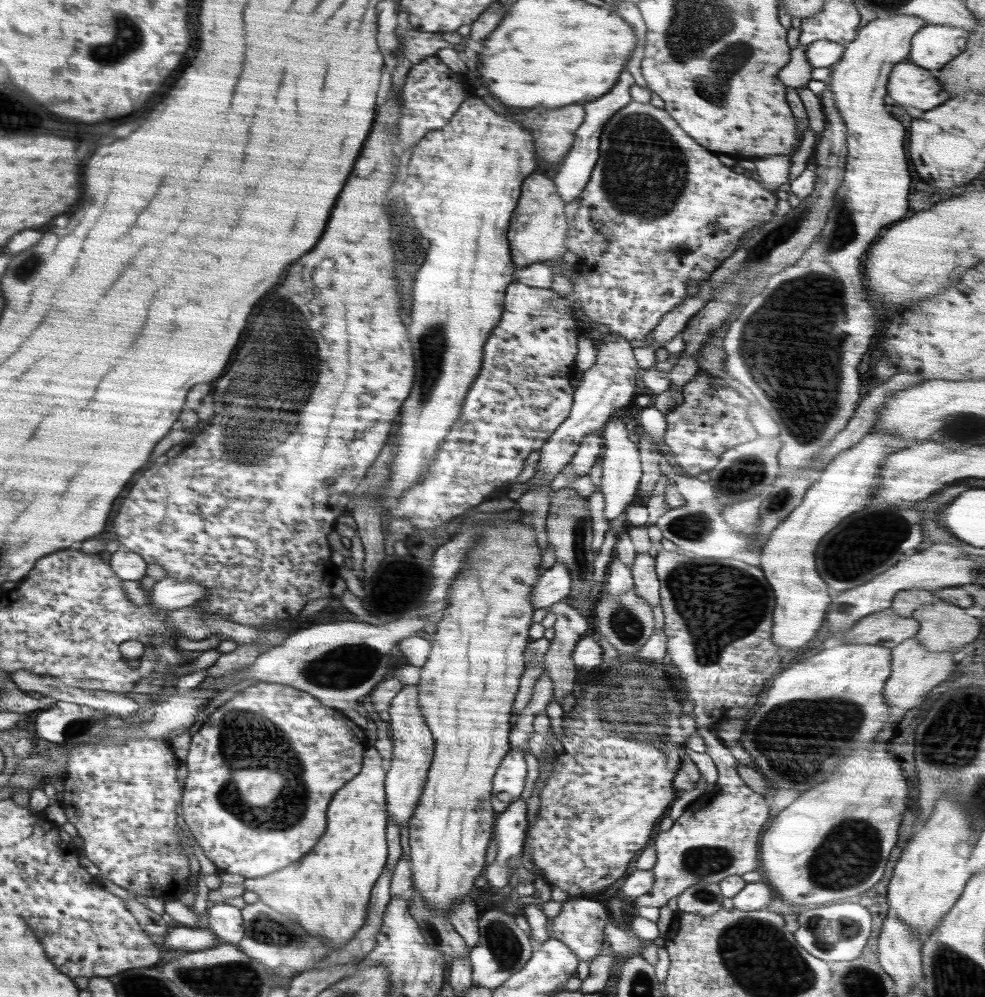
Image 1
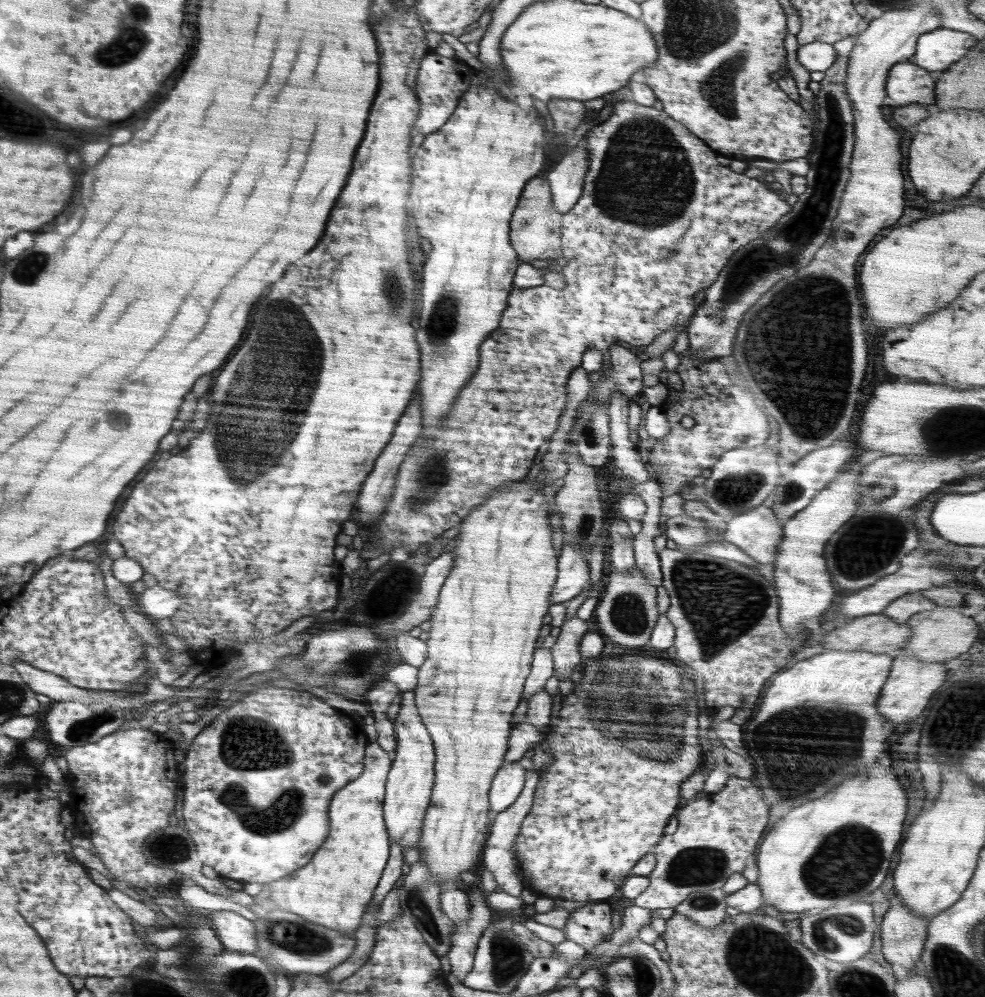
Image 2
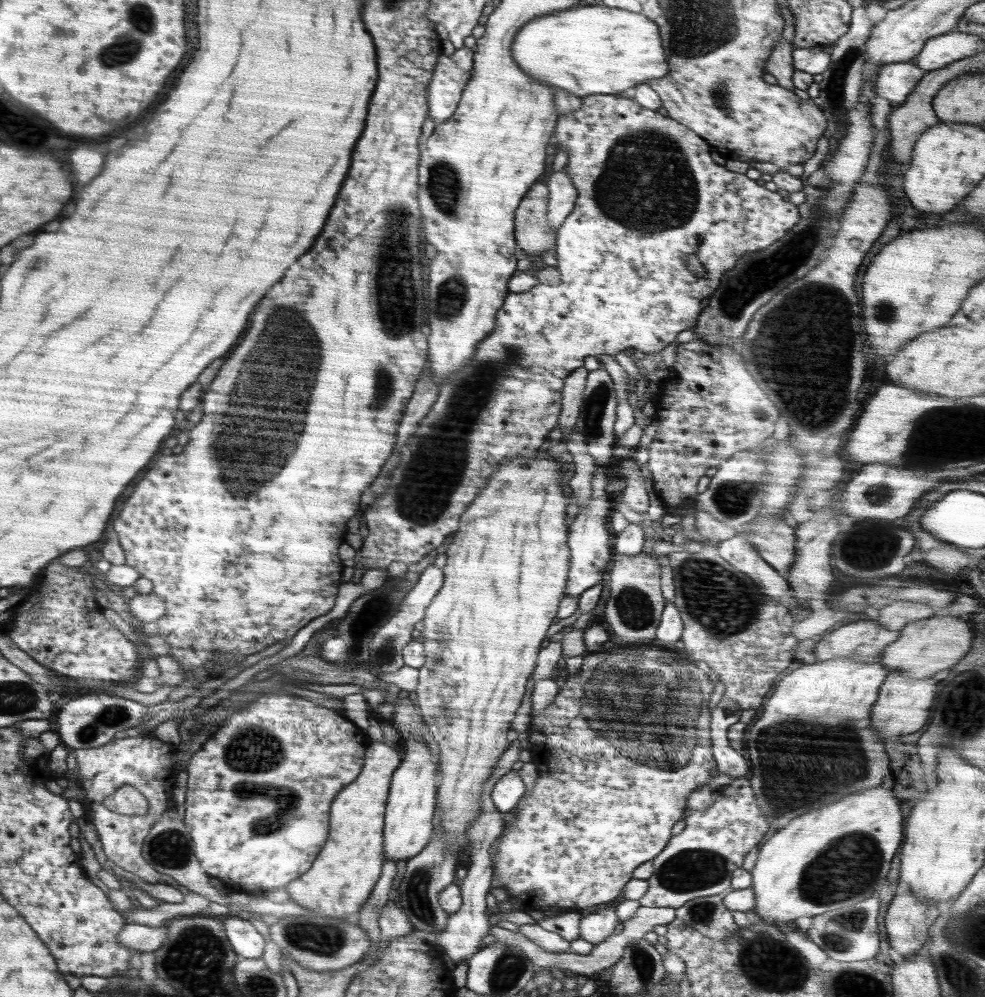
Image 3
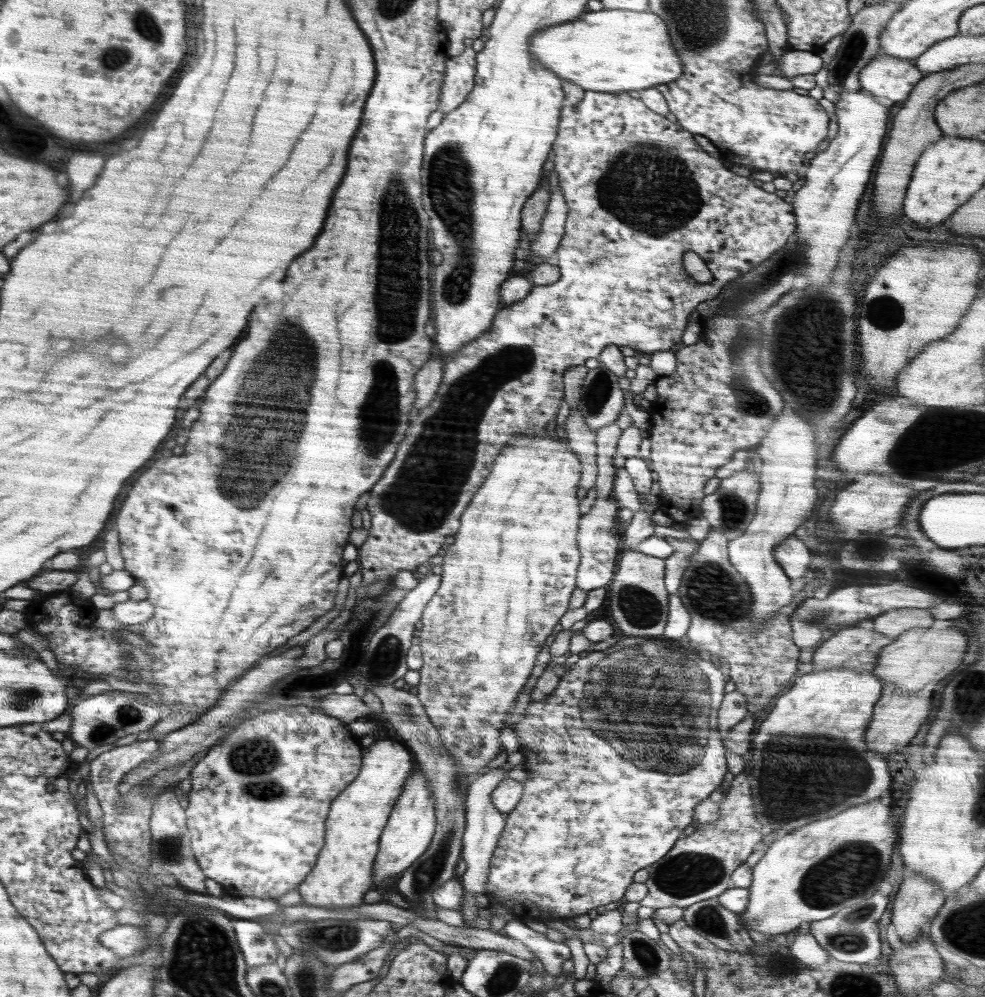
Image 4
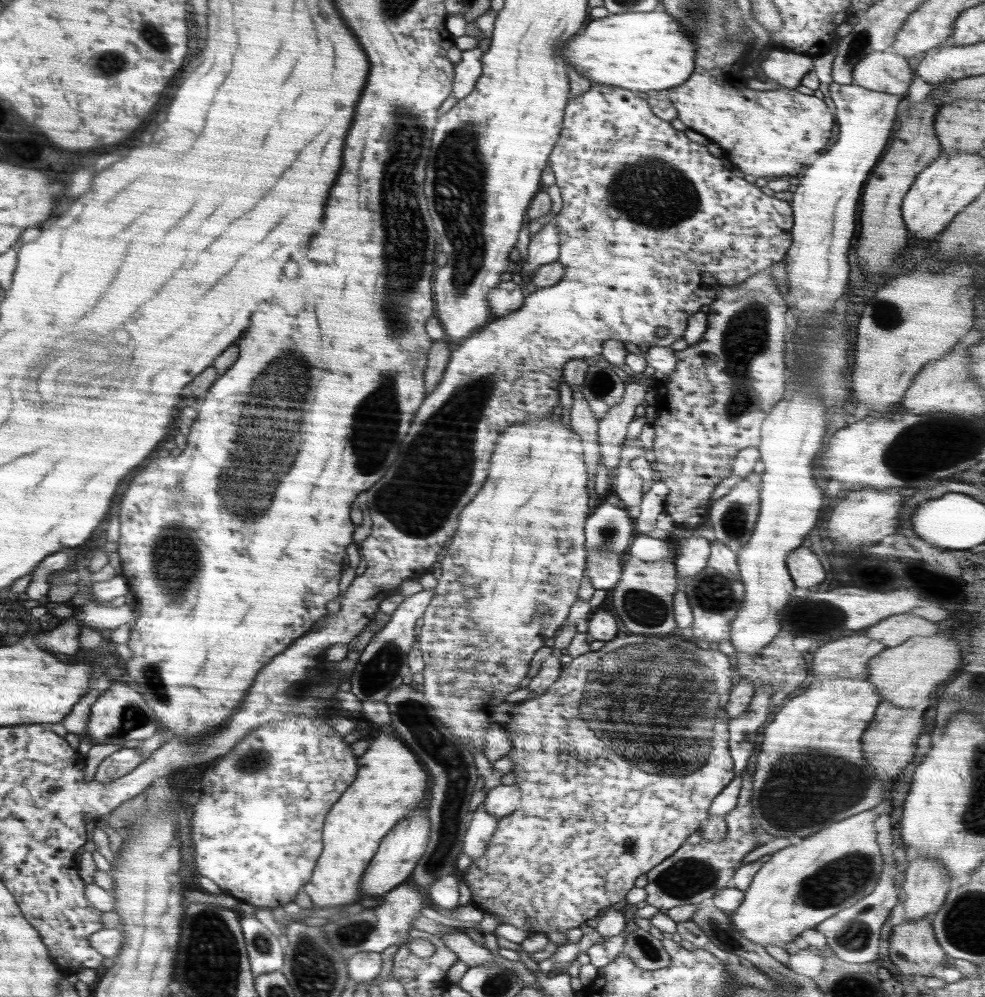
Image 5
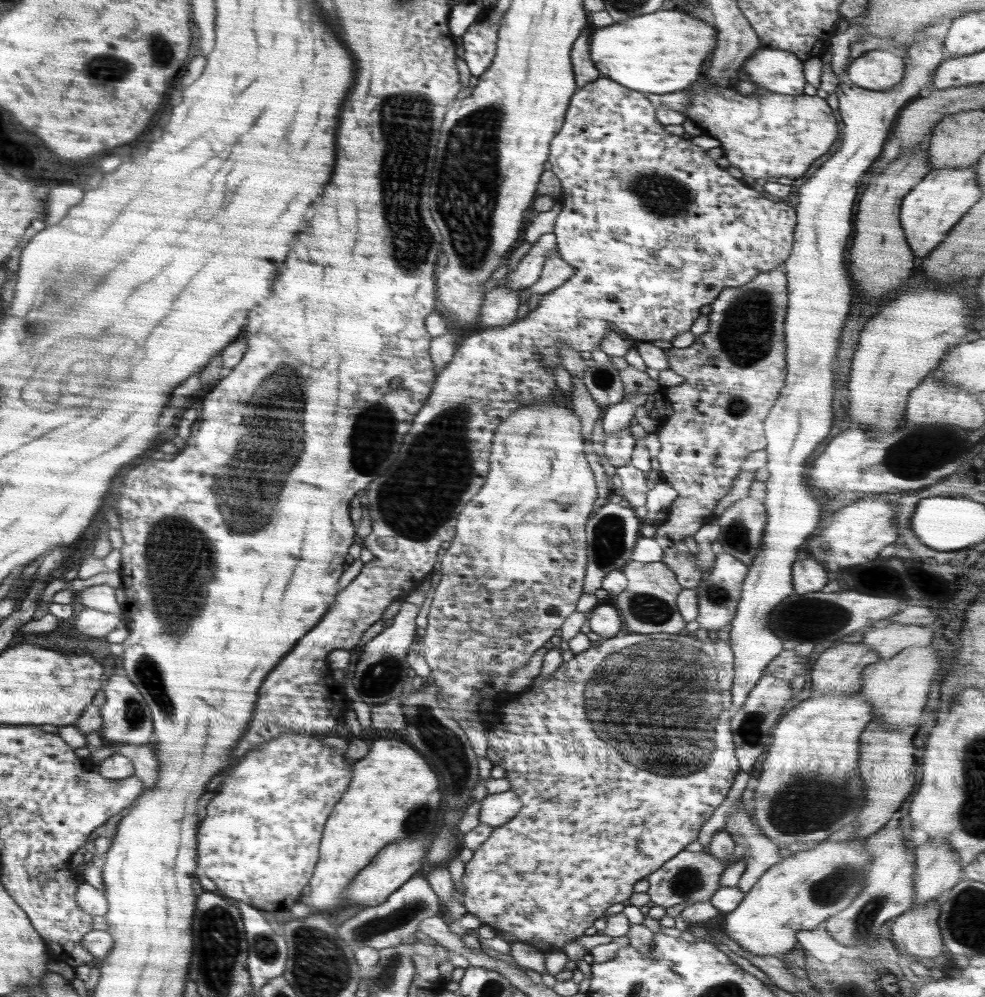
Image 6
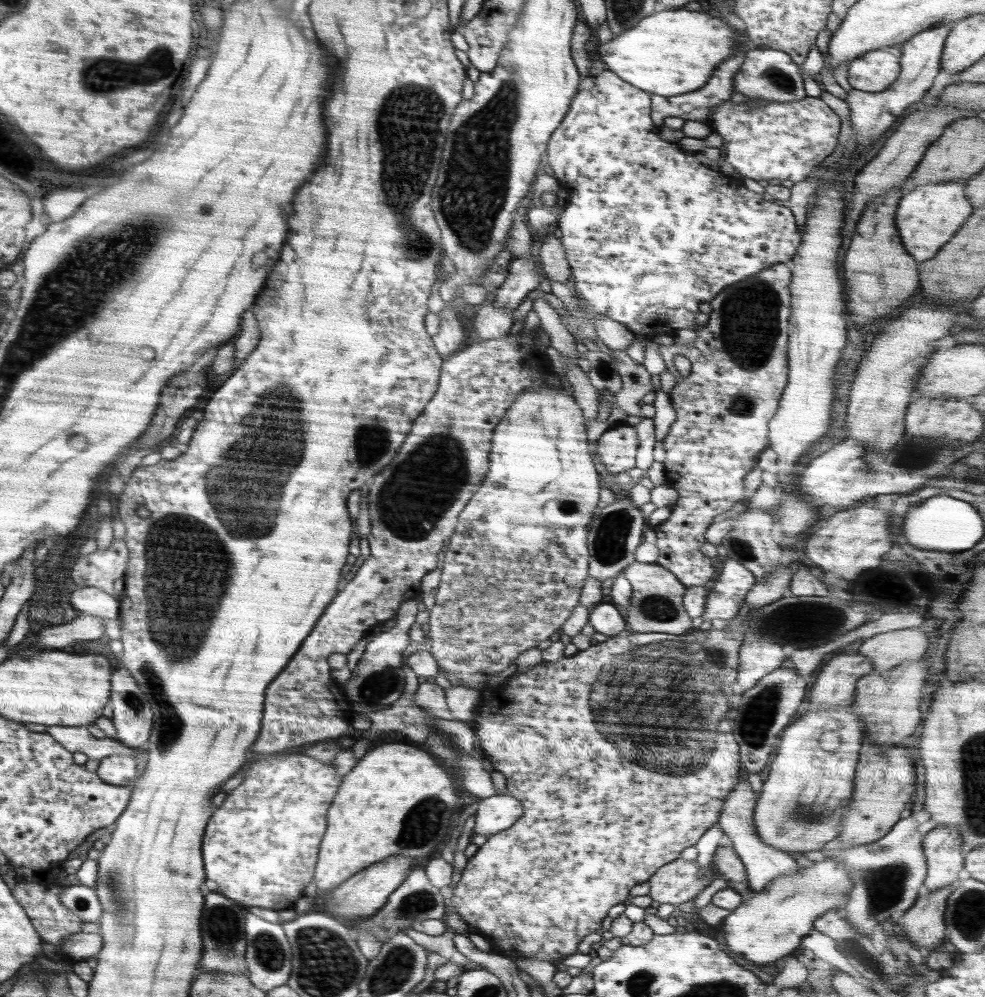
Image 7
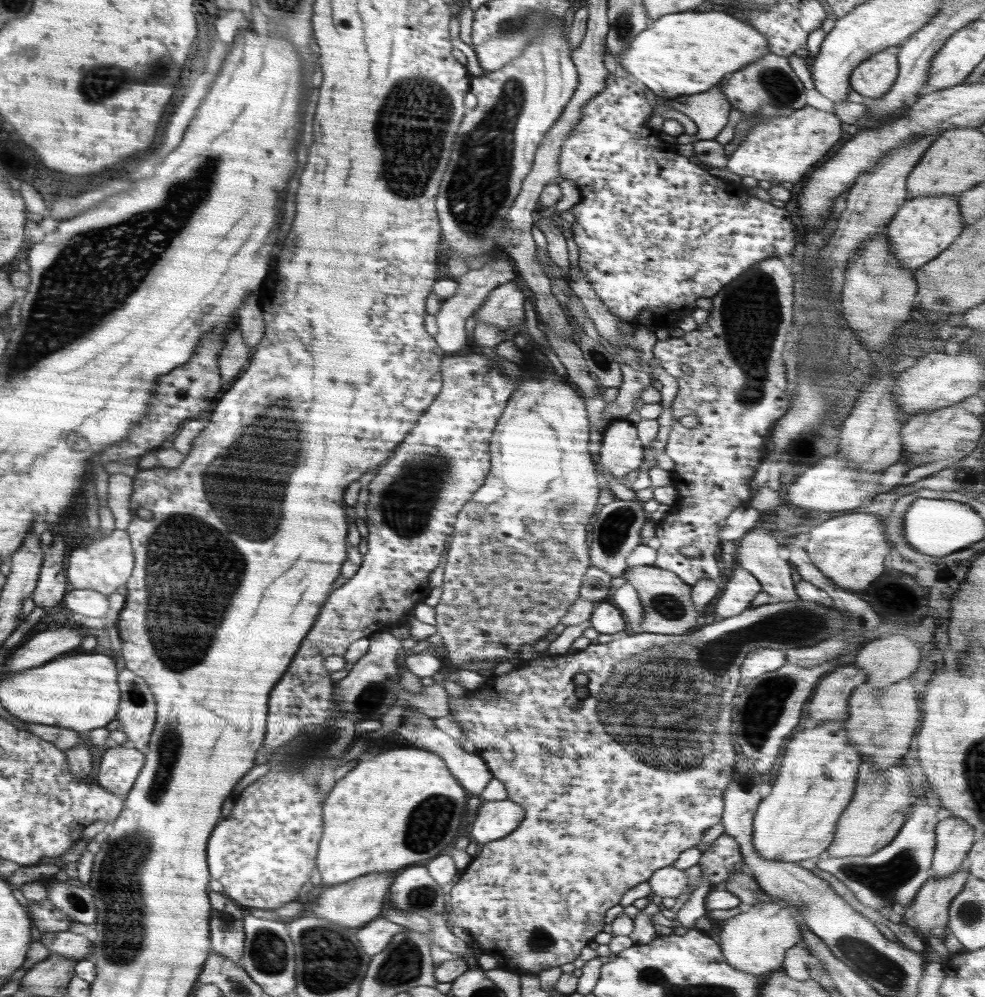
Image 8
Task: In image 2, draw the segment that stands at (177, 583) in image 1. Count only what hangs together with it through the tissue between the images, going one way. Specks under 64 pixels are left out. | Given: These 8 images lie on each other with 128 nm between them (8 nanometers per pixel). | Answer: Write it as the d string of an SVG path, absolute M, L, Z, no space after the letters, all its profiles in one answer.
M155 585L147 588L138 600L136 610L144 612L148 618L168 618L176 614L174 610L178 610L178 606L184 602L184 596L176 596L175 592Z

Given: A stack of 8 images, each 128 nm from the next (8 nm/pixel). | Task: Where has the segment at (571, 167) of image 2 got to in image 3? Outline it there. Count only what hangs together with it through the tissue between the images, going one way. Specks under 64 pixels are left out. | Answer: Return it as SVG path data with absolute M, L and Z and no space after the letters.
M565 168L550 176L545 185L549 188L548 221L550 228L557 232L565 218L574 210L578 192Z

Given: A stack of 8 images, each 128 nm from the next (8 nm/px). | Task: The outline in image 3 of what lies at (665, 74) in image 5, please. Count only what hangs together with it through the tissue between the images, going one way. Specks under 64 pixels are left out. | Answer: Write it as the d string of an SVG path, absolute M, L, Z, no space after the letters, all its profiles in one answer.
M605 5L578 6L530 20L514 38L512 56L526 74L534 76L540 82L548 82L554 88L562 88L570 94L584 97L590 94L616 95L644 80L662 78L669 73L669 64L658 30L659 26L642 12L635 13Z

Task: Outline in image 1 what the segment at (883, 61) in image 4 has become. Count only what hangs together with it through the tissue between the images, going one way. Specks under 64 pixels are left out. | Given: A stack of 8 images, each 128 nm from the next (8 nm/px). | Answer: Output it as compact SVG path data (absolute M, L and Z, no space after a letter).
M910 60L895 64L888 76L888 100L892 100L892 104L908 104L920 110L930 110L950 100L930 72L934 71L920 68Z

